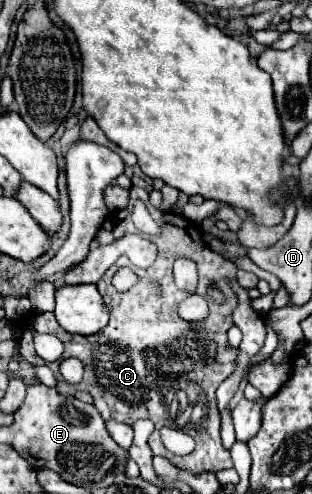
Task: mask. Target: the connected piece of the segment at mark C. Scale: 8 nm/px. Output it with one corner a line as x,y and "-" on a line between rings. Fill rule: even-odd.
153,208
153,214
163,214
163,236
155,238
159,256
157,256
157,264
153,266
153,276
149,276
149,282
139,282
127,292
117,292
111,284
115,270
107,270
105,276
97,282
97,290
111,312
109,326
103,332
93,334
91,338
79,336
79,334
75,336
57,324
53,312
31,312
29,318
25,316
17,320
21,358
29,364
47,364
57,376
57,380
61,380
59,362
41,360
33,348
35,334
57,336
65,346
63,358
71,358
71,356
79,358
85,368
85,376
79,386
65,388
65,384
57,384
57,390
63,396
73,396
75,392
89,392
93,396
93,404
97,406
97,410
103,414
105,420
115,420
131,426
139,418
149,418
155,424
155,430
149,436
149,446
153,454
165,456
175,466
191,470
195,474
219,472
223,468
233,466
231,454
221,446
221,436
219,436
221,428
219,428
219,410
215,402
215,390
237,366
239,350
229,346
227,342
227,330
231,328
231,322
233,322
231,314
237,308
237,302
215,304
213,300
209,300
207,320
197,324
197,334
191,332
193,326
185,322
183,318
179,318
177,314
179,302
189,298
189,294
181,292
175,286
173,262
179,256
187,256
197,264
199,268
197,294
203,298
207,298
209,282
219,282
221,286
225,286
223,278
237,280
237,266
231,260
207,248
207,244
201,238
199,242
193,240
189,234
189,220
171,212
161,212
157,208
-
153,280
161,282
159,294
155,292
151,284
-
187,396
189,396
189,402
187,402
-
163,426
171,426
175,430
183,430
185,434
189,434
197,442
195,450
187,456
175,456
167,452
159,436
159,430

